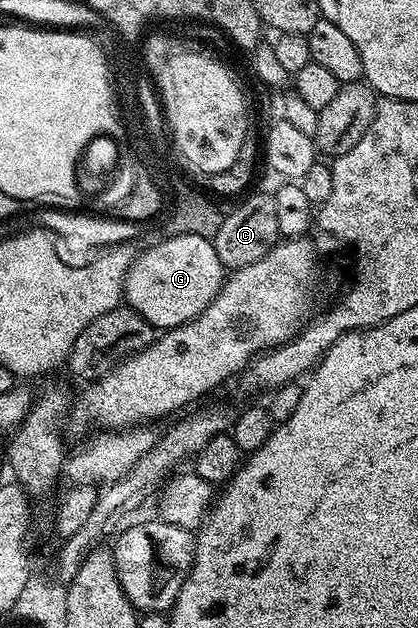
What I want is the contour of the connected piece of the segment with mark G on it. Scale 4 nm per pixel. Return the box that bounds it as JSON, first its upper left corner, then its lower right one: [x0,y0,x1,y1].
[123,235,227,331]

